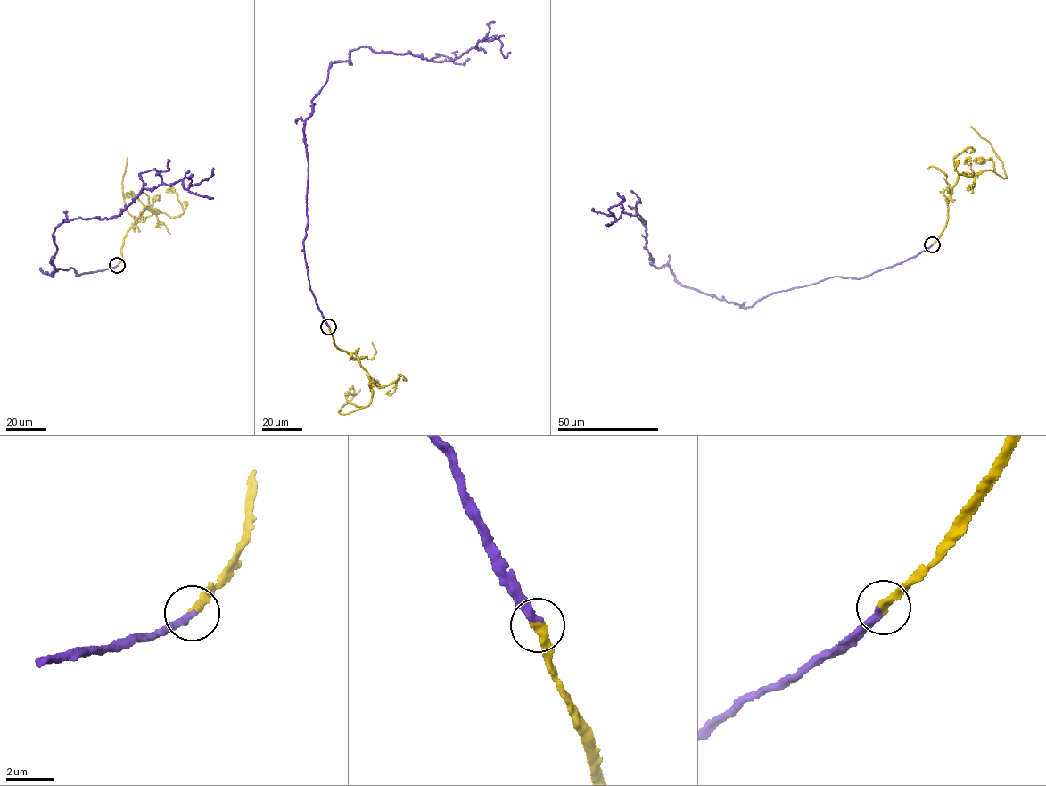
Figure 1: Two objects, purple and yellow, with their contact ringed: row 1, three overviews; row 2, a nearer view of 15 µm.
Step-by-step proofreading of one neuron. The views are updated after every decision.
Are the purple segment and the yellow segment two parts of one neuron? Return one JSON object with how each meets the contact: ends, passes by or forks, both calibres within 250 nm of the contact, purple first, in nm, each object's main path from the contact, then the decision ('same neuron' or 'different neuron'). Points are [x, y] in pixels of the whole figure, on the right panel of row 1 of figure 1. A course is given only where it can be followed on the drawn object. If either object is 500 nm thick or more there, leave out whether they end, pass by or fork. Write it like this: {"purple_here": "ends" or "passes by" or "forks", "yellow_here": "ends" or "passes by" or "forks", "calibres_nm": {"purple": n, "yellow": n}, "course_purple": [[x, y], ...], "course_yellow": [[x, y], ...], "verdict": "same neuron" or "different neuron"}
{"purple_here": "ends", "yellow_here": "ends", "calibres_nm": {"purple": 320, "yellow": 360}, "course_purple": [[932, 244], [864, 277], [742, 307], [649, 263], [646, 222], [609, 210], [623, 199], [617, 192]], "course_yellow": [[932, 244], [943, 231], [951, 191], [959, 175], [977, 175], [987, 170], [1007, 177], [991, 144], [970, 126]], "verdict": "same neuron"}

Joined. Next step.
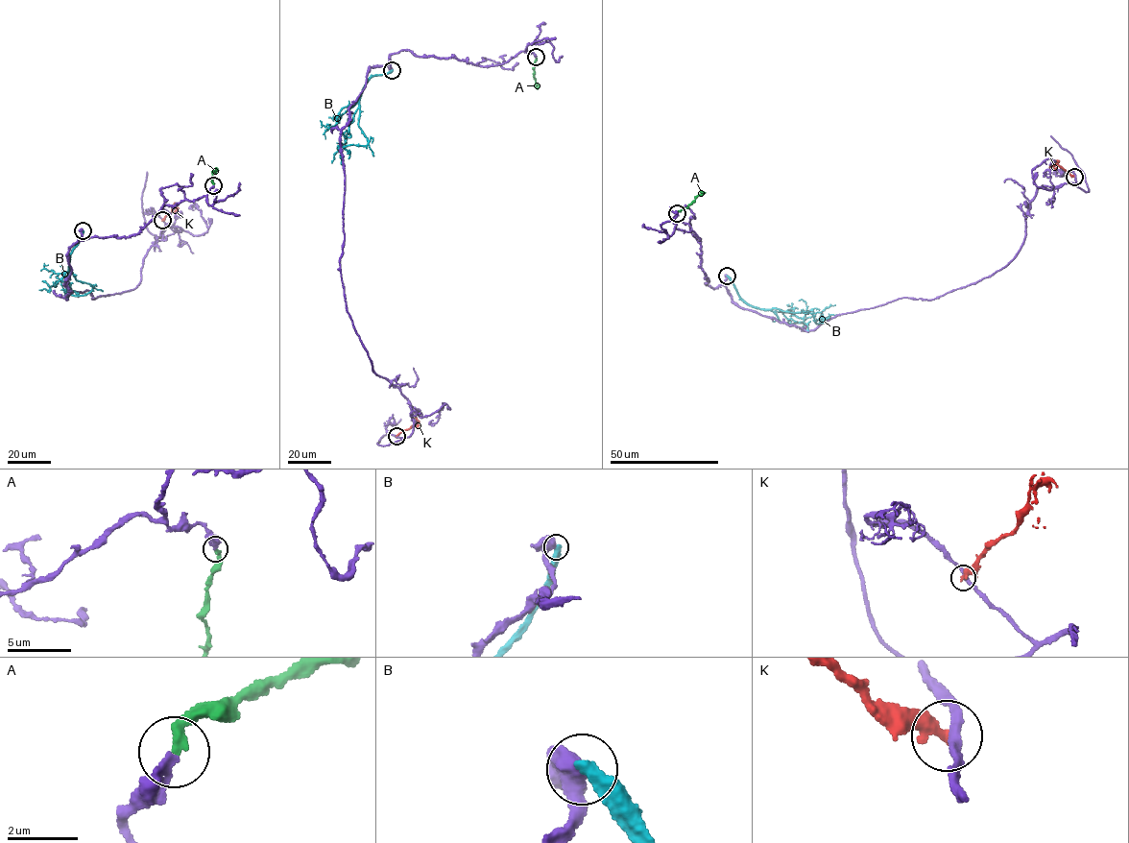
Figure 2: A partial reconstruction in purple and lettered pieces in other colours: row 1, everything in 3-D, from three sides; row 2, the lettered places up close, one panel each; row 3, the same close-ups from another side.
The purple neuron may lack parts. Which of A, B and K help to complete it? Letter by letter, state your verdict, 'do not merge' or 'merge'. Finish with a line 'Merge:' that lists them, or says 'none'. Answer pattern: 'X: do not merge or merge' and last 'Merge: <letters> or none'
A: merge
B: do not merge
K: do not merge
Merge: A

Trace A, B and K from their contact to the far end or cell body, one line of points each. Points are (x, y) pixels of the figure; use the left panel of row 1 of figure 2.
A: (213, 185), (216, 167)
B: (83, 230), (70, 254), (68, 269), (76, 279), (89, 284), (90, 291), (83, 295), (67, 295), (56, 276)
K: (162, 220), (176, 205), (175, 210)

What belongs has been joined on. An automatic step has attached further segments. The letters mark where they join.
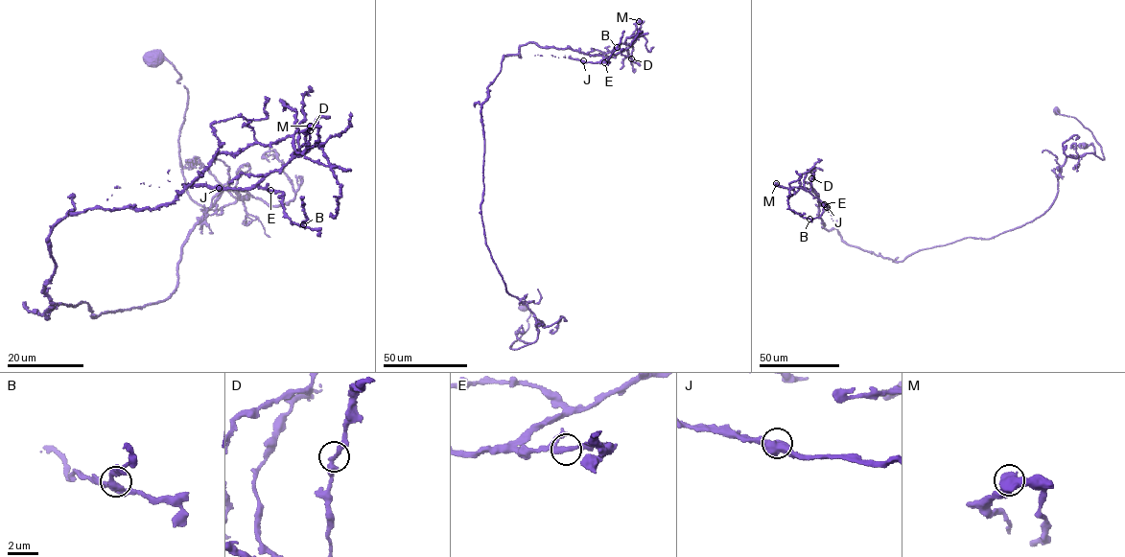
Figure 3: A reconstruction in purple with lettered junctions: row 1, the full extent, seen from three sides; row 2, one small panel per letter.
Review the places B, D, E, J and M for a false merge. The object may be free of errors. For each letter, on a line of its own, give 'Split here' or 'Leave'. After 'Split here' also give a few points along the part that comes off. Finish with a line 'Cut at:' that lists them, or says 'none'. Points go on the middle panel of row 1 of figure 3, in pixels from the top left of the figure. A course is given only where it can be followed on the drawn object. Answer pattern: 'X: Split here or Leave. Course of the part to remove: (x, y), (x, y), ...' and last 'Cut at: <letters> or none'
B: Leave
D: Leave
E: Leave
J: Leave
M: Split here. Course of the part to remove: (639, 21), (642, 22), (641, 28), (630, 46), (597, 62), (534, 55)
Cut at: M

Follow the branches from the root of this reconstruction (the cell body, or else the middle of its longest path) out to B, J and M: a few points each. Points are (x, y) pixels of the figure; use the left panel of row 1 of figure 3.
B: (155, 58), (247, 198), (46, 316), (70, 210), (219, 153), (317, 144), (303, 224)
J: (155, 58), (190, 197), (247, 198), (165, 299), (44, 314), (70, 210), (318, 145), (219, 188)
M: (155, 58), (190, 197), (247, 198), (170, 296), (48, 318), (70, 210), (171, 203), (310, 126)

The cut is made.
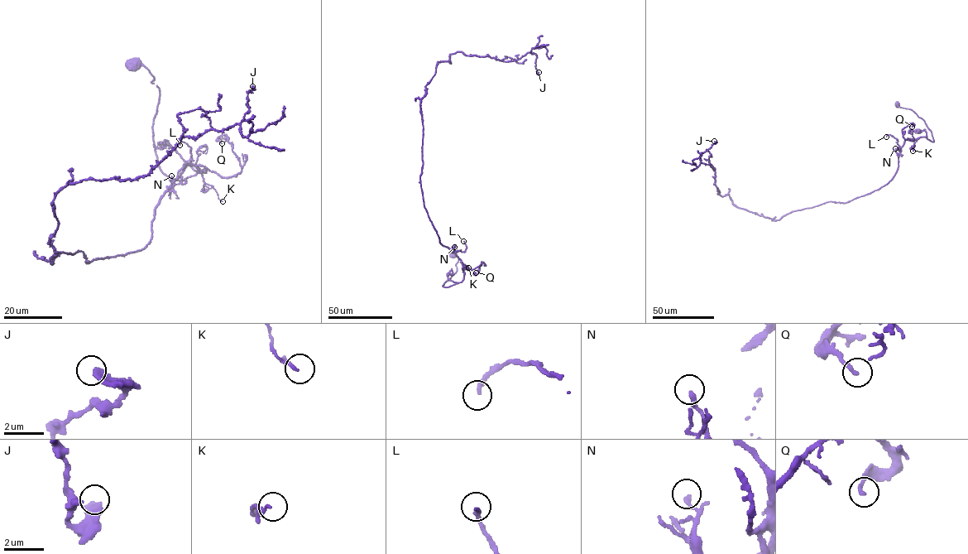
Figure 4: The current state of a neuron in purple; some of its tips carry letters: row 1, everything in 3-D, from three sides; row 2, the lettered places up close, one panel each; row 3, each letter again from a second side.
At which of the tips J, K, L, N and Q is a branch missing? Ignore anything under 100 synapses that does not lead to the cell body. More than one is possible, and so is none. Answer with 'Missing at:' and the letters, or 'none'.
Missing at: none

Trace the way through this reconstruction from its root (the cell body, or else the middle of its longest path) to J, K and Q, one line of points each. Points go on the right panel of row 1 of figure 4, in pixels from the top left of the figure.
J: (898, 103), (933, 142), (905, 139), (878, 189), (778, 219), (717, 194), (700, 156), (714, 141)
K: (898, 103), (899, 107), (911, 109), (923, 120), (934, 140), (932, 142), (922, 137), (915, 139), (912, 151)
Q: (898, 103), (923, 120), (933, 142), (924, 137), (905, 139), (902, 130), (912, 122), (912, 127)

